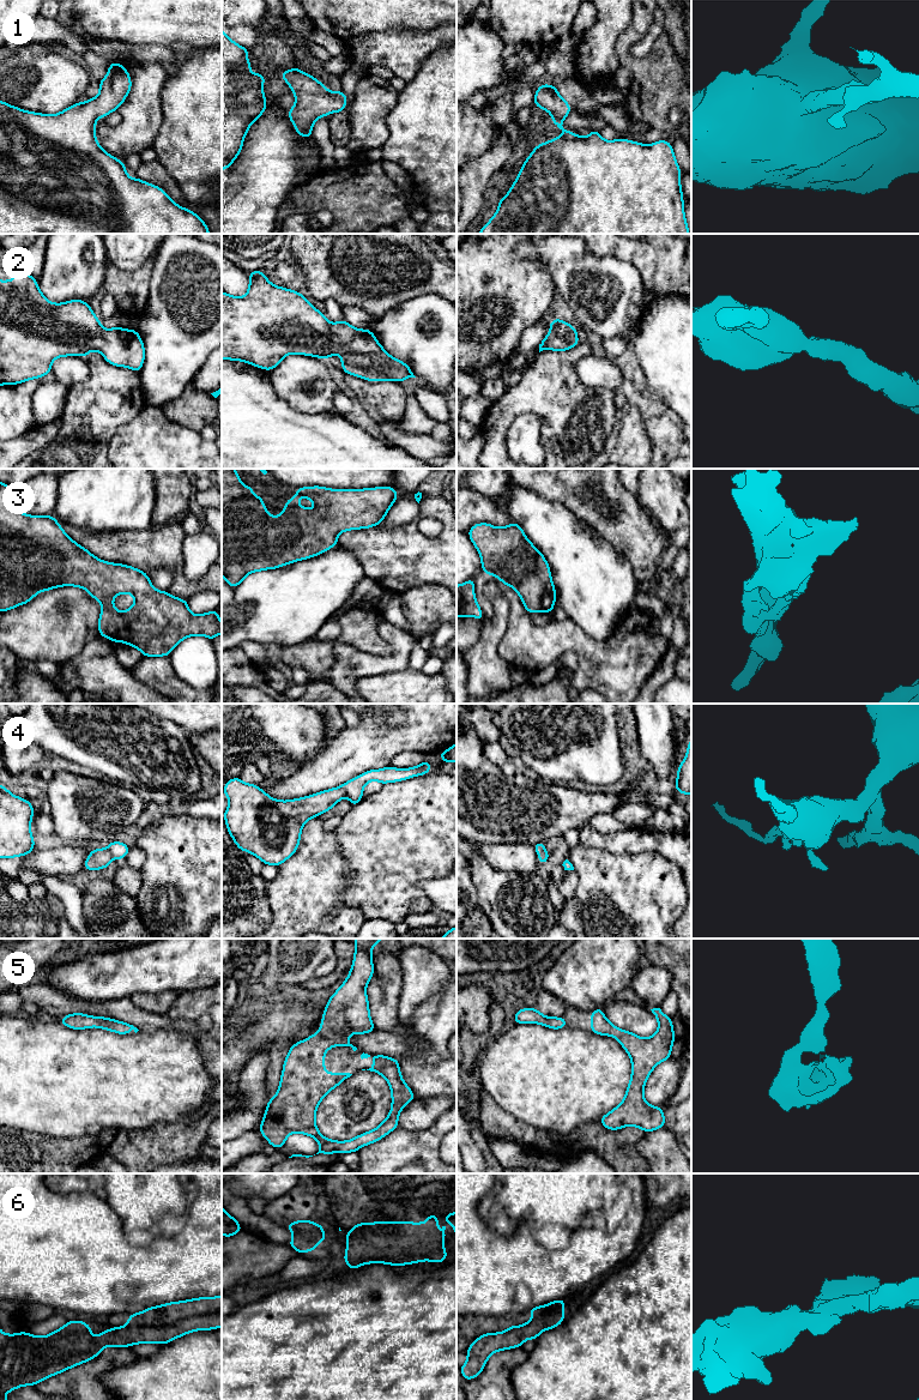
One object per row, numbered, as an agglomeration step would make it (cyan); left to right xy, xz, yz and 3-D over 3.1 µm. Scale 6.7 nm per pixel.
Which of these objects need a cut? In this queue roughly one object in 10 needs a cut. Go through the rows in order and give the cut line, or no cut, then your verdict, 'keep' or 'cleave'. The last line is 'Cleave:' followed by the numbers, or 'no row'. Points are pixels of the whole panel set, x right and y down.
1: no cut | keep
2: no cut | keep
3: no cut | keep
4: xz (342, 785), (346, 794) | cleave
5: no cut | keep
6: no cut | keep
Cleave: 4

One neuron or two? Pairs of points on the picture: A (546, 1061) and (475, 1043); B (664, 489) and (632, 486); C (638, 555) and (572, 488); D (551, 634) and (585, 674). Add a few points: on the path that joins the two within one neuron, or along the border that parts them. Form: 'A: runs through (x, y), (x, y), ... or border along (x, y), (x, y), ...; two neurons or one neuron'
A: border along (501, 1033), (488, 1045), (477, 1064); two neurons
B: border along (638, 481), (639, 498); two neurons
C: runs through (624, 537), (590, 502); one neuron
D: runs through (564, 637), (585, 655), (585, 661); one neuron

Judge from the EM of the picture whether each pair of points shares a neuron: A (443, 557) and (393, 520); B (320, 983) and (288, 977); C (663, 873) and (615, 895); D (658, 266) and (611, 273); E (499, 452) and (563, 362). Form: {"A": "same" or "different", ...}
{"A": "different", "B": "different", "C": "same", "D": "different", "E": "same"}

